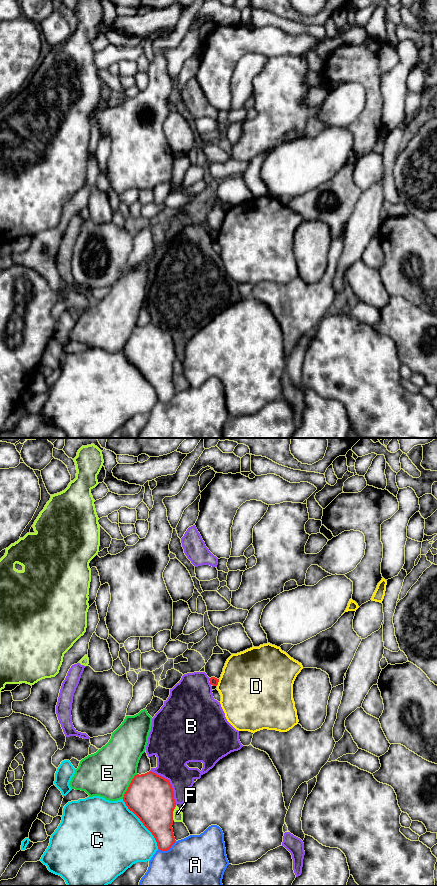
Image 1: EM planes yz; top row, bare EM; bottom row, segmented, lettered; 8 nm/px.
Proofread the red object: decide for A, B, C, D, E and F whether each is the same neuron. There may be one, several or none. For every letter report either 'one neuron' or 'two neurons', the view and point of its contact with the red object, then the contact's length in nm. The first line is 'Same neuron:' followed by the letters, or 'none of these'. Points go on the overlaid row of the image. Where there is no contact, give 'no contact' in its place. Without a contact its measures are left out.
Same neuron: none of these
A: two neurons; meets red in yz at (167, 849); contact 160 nm long
B: two neurons; meets red in yz at (170, 784); contact 360 nm long
C: two neurons; meets red in yz at (143, 824); contact 500 nm long
D: two neurons; meets red in yz at (218, 681); contact 60 nm long
E: two neurons; meets red in yz at (129, 786); contact 240 nm long
F: two neurons; meets red in yz at (172, 813); contact 120 nm long

